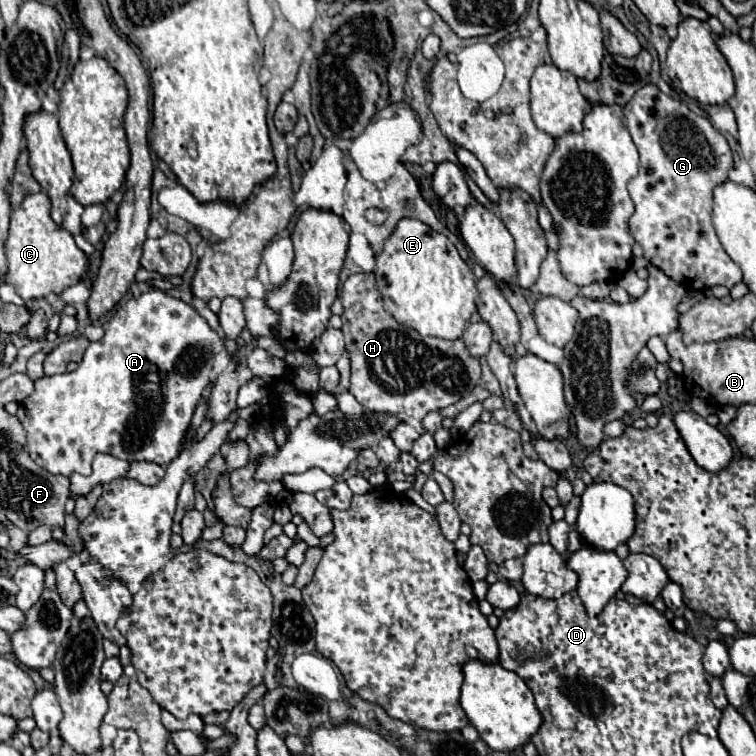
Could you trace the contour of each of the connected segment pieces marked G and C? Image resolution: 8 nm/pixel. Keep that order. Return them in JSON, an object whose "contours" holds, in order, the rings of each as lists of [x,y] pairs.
{"contours":[[[[646,85],[624,107],[628,131],[640,153],[640,173],[628,183],[630,197],[636,205],[636,211],[628,221],[628,229],[634,235],[634,239],[642,245],[644,259],[660,271],[664,271],[682,287],[706,291],[710,287],[724,285],[732,289],[736,283],[742,281],[742,271],[722,249],[712,225],[712,191],[714,187],[728,181],[728,171],[734,167],[730,145],[726,137],[710,125],[706,117],[692,113],[682,103],[674,103],[678,107],[670,103],[666,105],[666,109],[660,111],[656,105],[658,95],[658,87]]],[[[44,191],[36,195],[28,195],[20,207],[16,207],[10,215],[10,233],[6,239],[6,257],[8,257],[8,273],[6,281],[14,285],[16,293],[24,299],[44,299],[50,293],[60,295],[70,285],[78,283],[86,273],[86,255],[74,243],[74,237],[60,229],[50,217],[50,199]]]]}

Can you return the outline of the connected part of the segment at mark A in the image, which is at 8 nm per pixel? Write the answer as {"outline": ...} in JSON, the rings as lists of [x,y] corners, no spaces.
{"outline":[[[150,289],[116,309],[100,341],[90,343],[76,371],[40,377],[34,391],[18,405],[16,417],[28,433],[28,453],[46,471],[70,477],[72,473],[90,475],[96,453],[108,453],[124,461],[152,461],[168,465],[186,441],[190,421],[204,389],[214,377],[214,357],[224,349],[220,337],[206,319],[188,303]]]}

